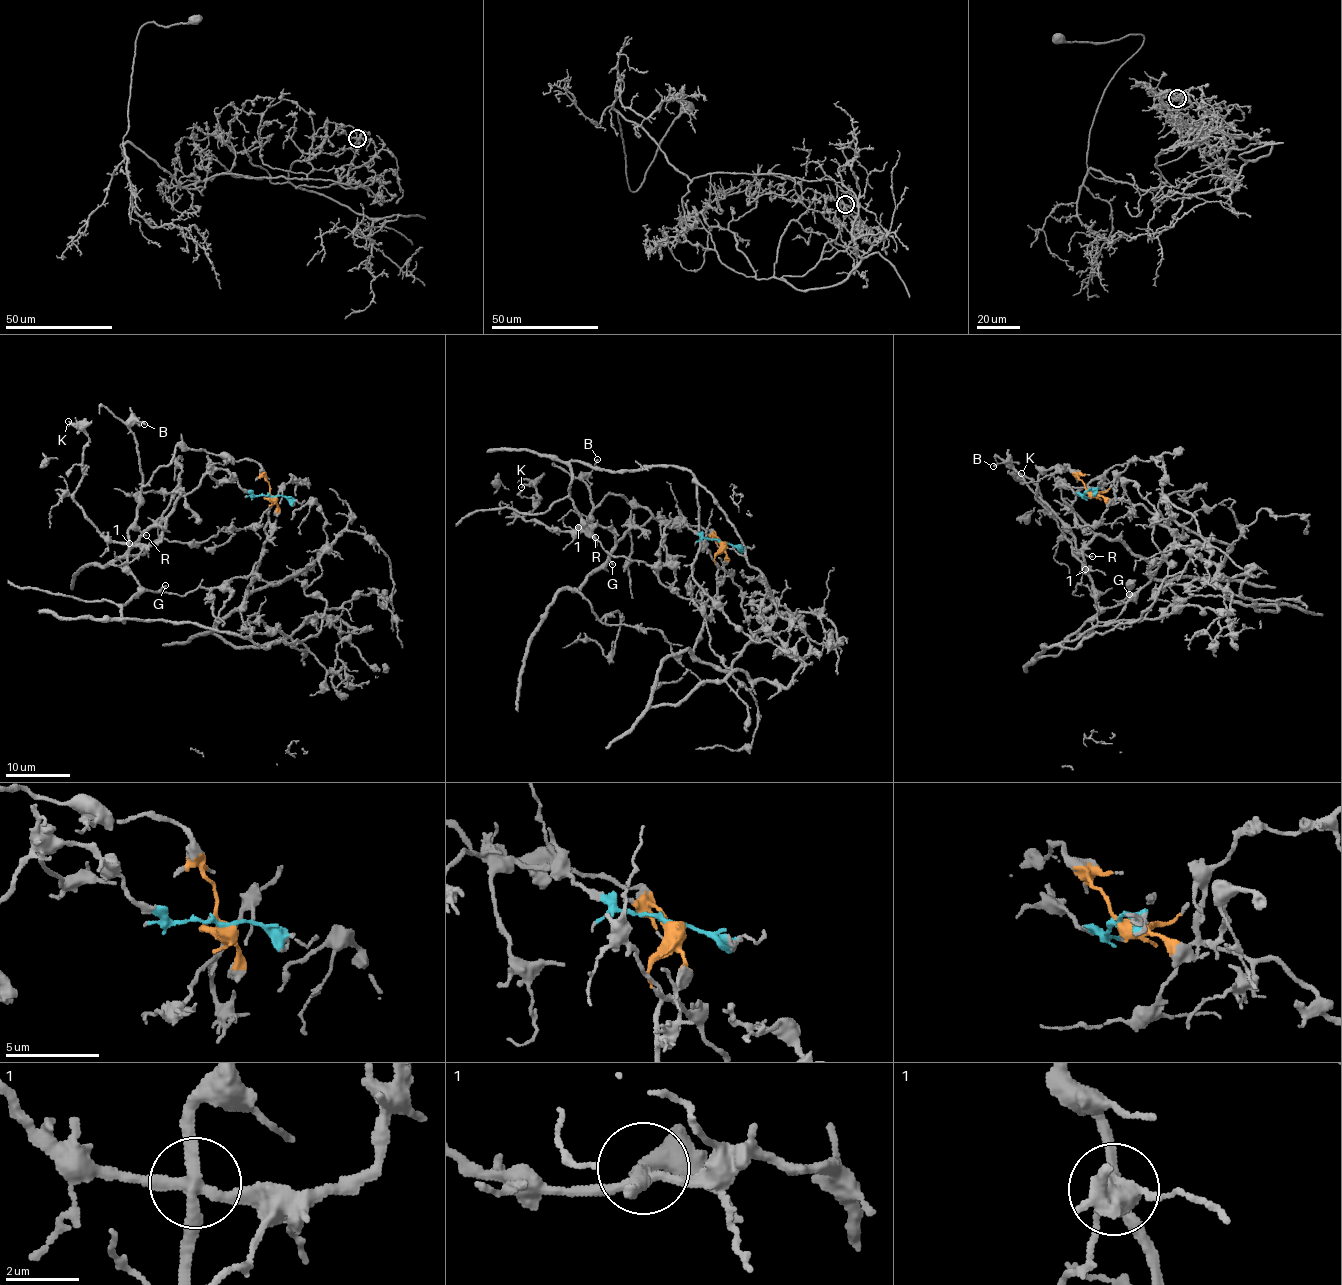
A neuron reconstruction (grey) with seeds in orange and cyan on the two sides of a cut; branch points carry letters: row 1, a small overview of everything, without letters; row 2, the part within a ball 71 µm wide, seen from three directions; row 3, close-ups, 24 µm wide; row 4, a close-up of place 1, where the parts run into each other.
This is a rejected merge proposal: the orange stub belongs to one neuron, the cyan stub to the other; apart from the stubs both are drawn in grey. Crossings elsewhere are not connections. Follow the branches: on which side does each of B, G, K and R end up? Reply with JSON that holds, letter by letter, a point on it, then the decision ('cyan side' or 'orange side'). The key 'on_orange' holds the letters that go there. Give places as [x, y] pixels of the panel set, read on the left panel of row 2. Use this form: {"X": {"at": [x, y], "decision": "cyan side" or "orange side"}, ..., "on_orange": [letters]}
{"B": {"at": [144, 424], "decision": "orange side"}, "G": {"at": [165, 585], "decision": "orange side"}, "K": {"at": [68, 421], "decision": "cyan side"}, "R": {"at": [146, 535], "decision": "orange side"}, "on_orange": ["B", "G", "R"]}

